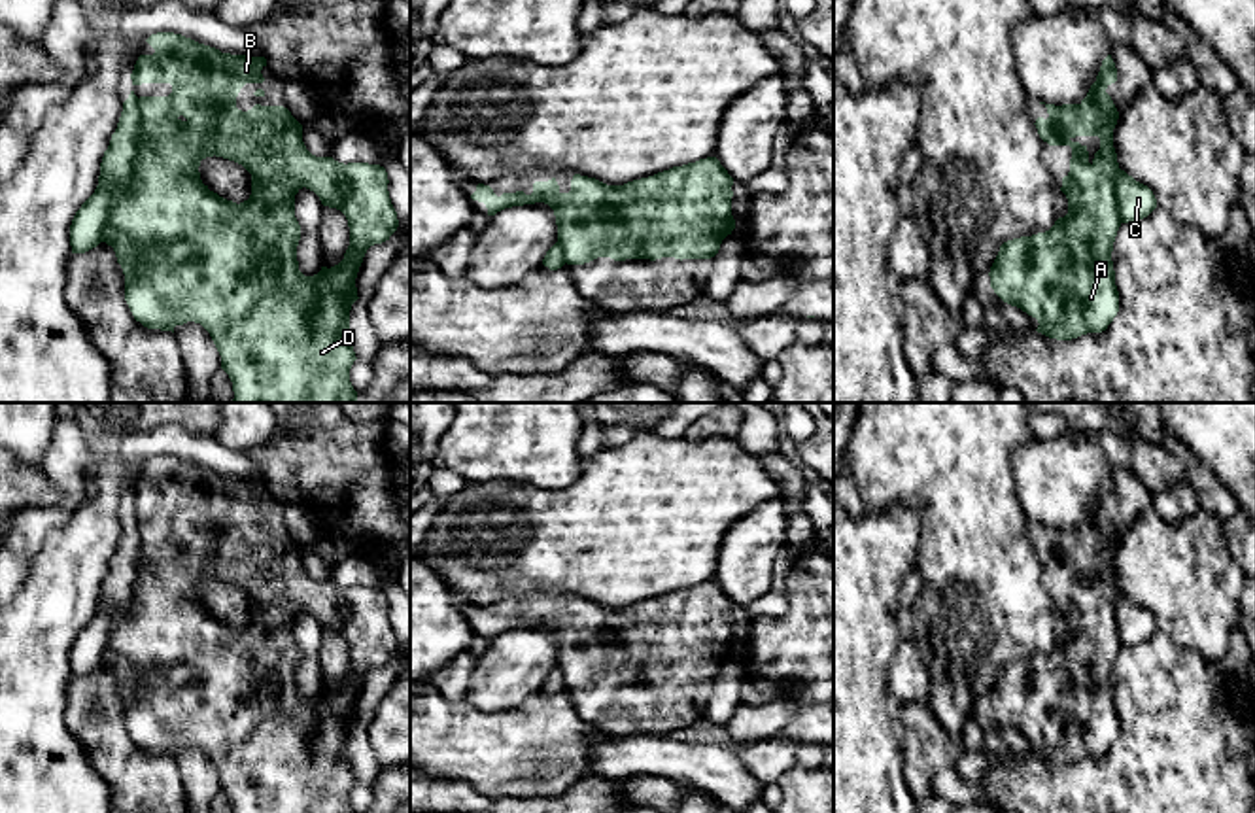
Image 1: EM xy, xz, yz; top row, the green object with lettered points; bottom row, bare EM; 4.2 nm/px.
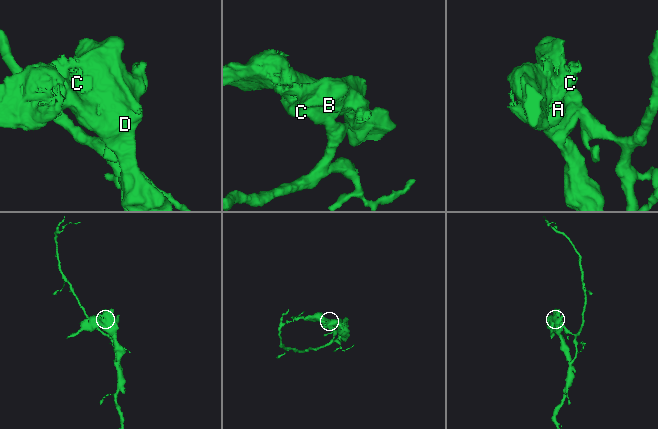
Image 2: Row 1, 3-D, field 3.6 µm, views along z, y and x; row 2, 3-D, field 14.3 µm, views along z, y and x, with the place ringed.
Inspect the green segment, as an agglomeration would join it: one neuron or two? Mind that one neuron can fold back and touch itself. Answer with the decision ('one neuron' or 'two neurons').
two neurons

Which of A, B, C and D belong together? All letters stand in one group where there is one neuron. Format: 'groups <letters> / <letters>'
groups A B D / C

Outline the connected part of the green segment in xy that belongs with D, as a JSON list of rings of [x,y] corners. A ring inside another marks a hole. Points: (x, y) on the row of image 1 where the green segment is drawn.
[[[157,32],[146,40],[155,53],[153,55],[140,55],[134,70],[130,74],[132,85],[142,83],[170,83],[172,93],[168,96],[140,96],[140,134],[138,134],[138,155],[132,163],[130,182],[127,185],[112,185],[110,199],[112,210],[104,227],[102,242],[113,248],[117,263],[125,274],[125,301],[134,316],[147,329],[161,329],[172,331],[176,325],[183,325],[187,321],[200,323],[212,337],[219,355],[221,355],[221,369],[229,374],[232,382],[234,399],[232,403],[357,403],[357,391],[350,382],[350,369],[353,365],[355,352],[350,342],[350,310],[352,304],[359,299],[355,278],[367,250],[374,244],[382,244],[389,240],[389,236],[397,231],[399,219],[397,212],[391,204],[389,191],[387,191],[387,172],[380,164],[369,163],[338,163],[333,157],[316,157],[312,155],[304,142],[302,142],[302,125],[291,115],[291,112],[284,106],[261,106],[255,104],[251,110],[242,112],[236,108],[236,96],[246,83],[263,83],[265,78],[261,70],[266,66],[265,57],[246,57],[246,55],[231,55],[221,53],[215,47],[198,43],[191,38],[174,32]],[[206,157],[223,157],[242,164],[251,174],[251,195],[248,200],[236,204],[219,197],[217,193],[210,191],[208,185],[200,180],[200,161]],[[302,189],[314,191],[323,206],[340,210],[350,227],[350,246],[344,253],[344,259],[314,276],[304,276],[299,270],[297,261],[297,246],[301,240],[301,225],[295,217],[295,195]]]

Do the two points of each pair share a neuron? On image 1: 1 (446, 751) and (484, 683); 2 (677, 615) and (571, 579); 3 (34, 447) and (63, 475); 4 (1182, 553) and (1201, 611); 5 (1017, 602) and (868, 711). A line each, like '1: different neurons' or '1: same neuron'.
1: different neurons
2: different neurons
3: different neurons
4: same neuron
5: different neurons

